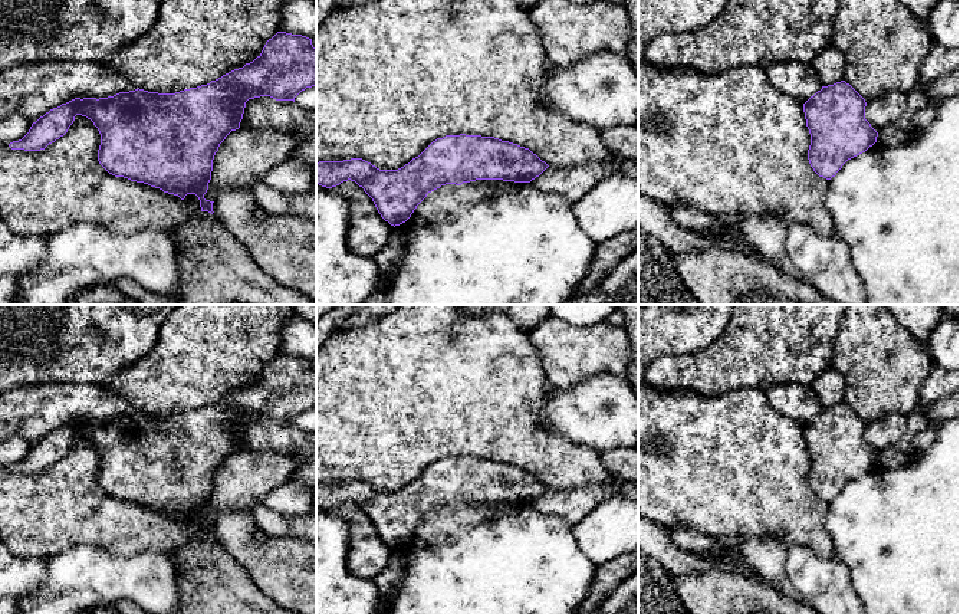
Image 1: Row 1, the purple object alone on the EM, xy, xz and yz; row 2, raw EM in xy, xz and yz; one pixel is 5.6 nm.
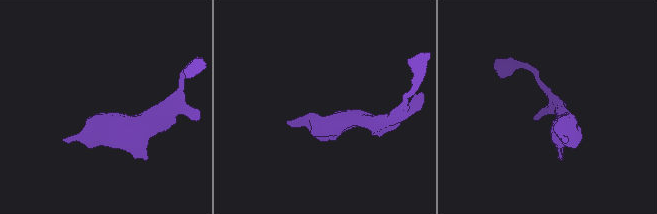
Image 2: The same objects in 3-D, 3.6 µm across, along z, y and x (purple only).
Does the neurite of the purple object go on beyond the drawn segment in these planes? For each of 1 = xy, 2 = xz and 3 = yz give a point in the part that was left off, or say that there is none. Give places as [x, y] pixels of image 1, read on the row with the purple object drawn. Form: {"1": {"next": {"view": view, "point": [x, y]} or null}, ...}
{"1": {"next": {"view": "xy", "point": [214, 268]}}, "2": {"next": null}, "3": {"next": null}}

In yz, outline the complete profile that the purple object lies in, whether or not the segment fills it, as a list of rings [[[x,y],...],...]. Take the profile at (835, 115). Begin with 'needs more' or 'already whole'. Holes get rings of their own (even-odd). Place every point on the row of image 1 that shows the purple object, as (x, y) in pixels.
already whole | [[[845,81],[822,86],[803,104],[811,134],[808,160],[819,177],[831,180],[848,160],[877,142],[878,132],[865,119],[865,106]]]

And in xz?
already whole | [[[446,135],[433,141],[418,157],[398,170],[379,170],[362,158],[316,162],[316,184],[332,188],[355,181],[372,198],[381,217],[391,226],[405,223],[428,193],[446,184],[461,185],[476,180],[530,183],[549,165],[529,148],[481,135]]]

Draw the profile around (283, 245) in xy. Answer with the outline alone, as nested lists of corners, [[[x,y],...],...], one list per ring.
[[[250,184],[220,190],[213,211],[260,269],[282,286],[316,301],[315,220],[264,213]]]

